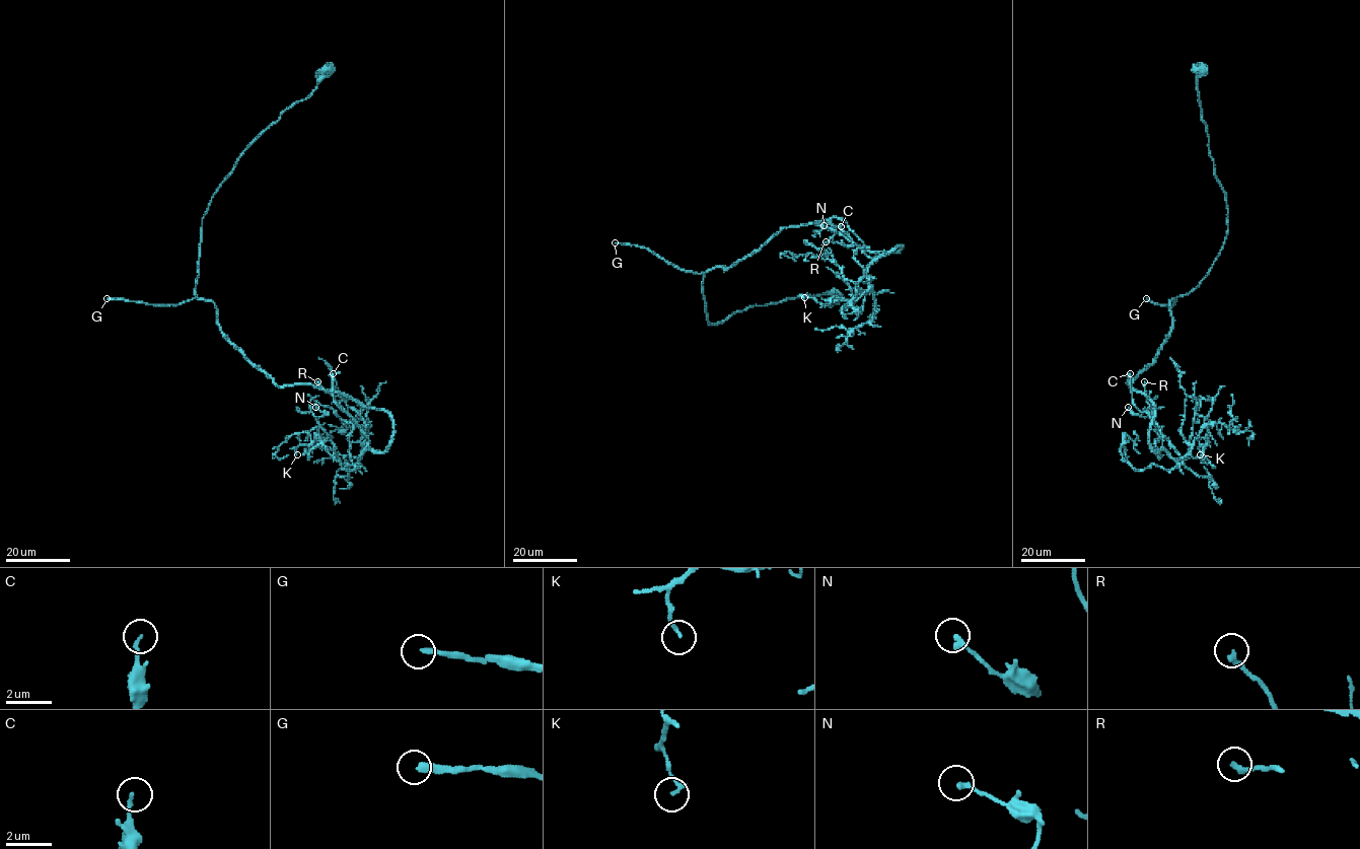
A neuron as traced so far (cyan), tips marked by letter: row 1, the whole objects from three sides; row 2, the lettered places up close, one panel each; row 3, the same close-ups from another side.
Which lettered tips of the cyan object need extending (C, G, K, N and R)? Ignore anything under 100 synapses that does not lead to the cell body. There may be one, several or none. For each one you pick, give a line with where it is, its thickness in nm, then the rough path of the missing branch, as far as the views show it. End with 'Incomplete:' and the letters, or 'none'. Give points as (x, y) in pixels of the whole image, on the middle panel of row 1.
G: at (615, 242); 240 nm thick
Incomplete: G

